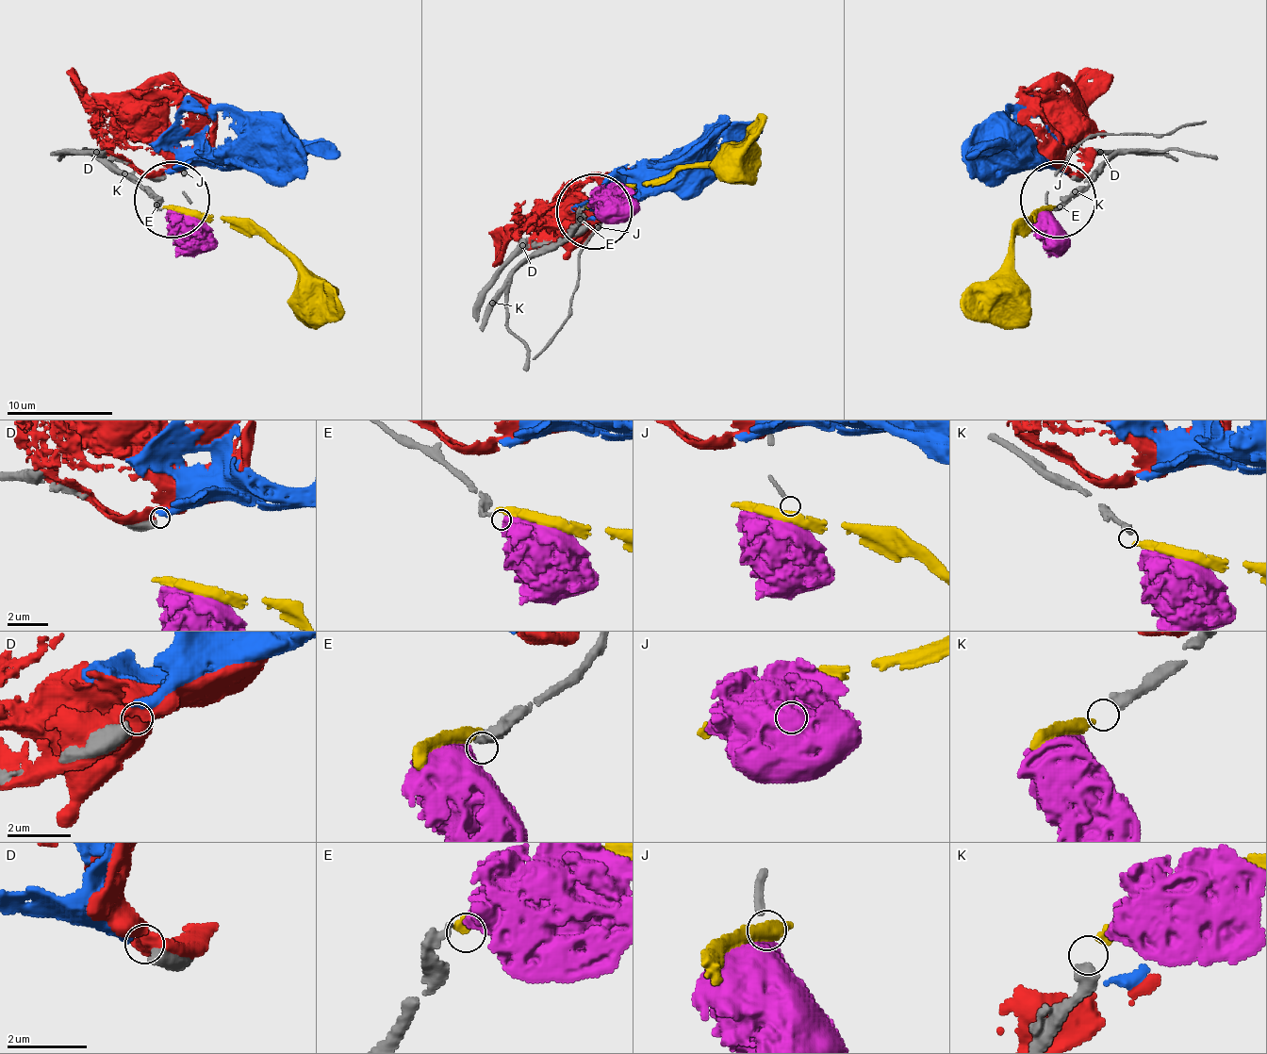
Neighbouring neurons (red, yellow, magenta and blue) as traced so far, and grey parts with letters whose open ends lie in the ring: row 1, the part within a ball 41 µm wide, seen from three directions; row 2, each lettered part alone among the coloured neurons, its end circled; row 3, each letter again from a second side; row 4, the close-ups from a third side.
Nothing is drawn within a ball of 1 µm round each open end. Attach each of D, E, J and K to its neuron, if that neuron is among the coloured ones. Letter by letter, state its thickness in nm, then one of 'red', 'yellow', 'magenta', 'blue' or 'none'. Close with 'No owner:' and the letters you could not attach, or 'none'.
D: 440 nm thick; blue
E: 240 nm thick; magenta
J: 200 nm thick; none
K: 360 nm thick; yellow
No owner: J

